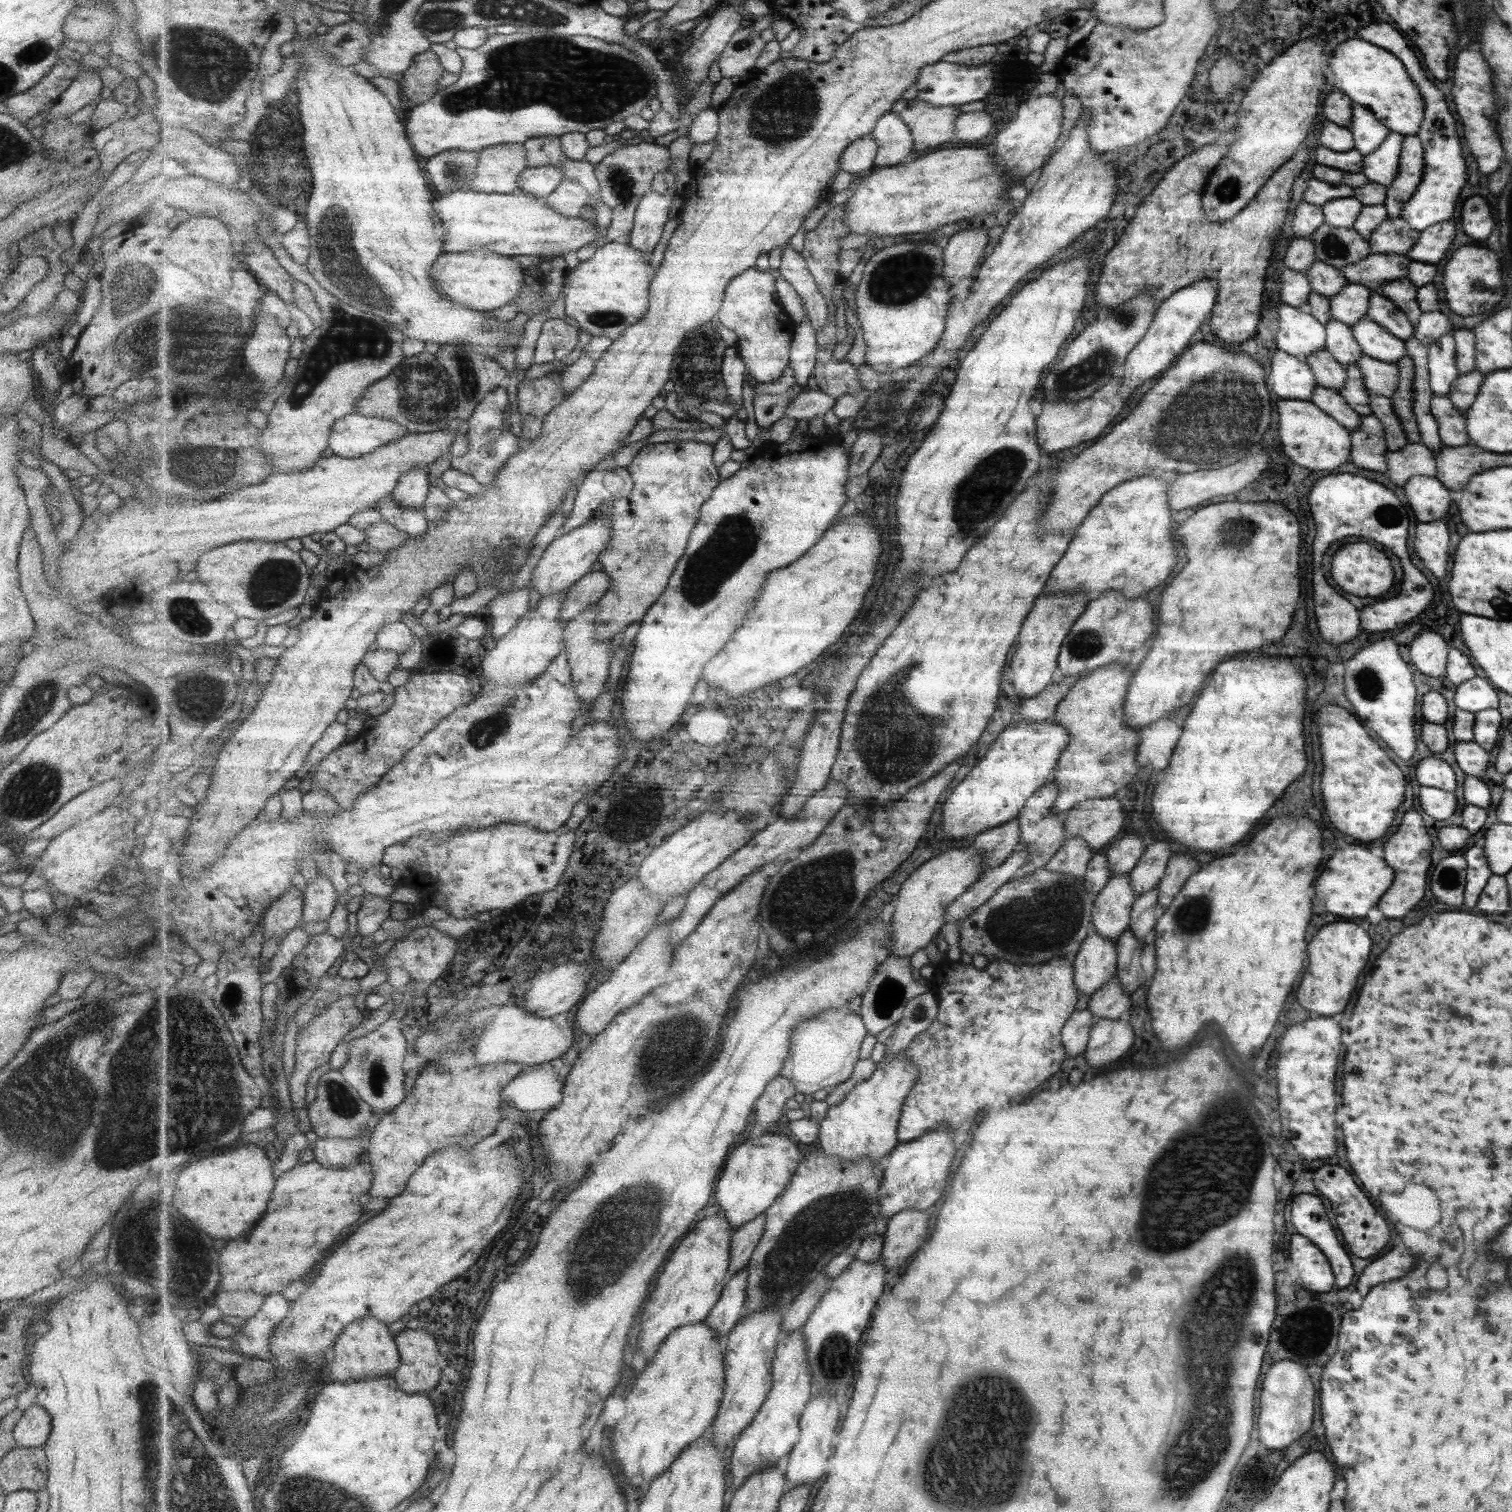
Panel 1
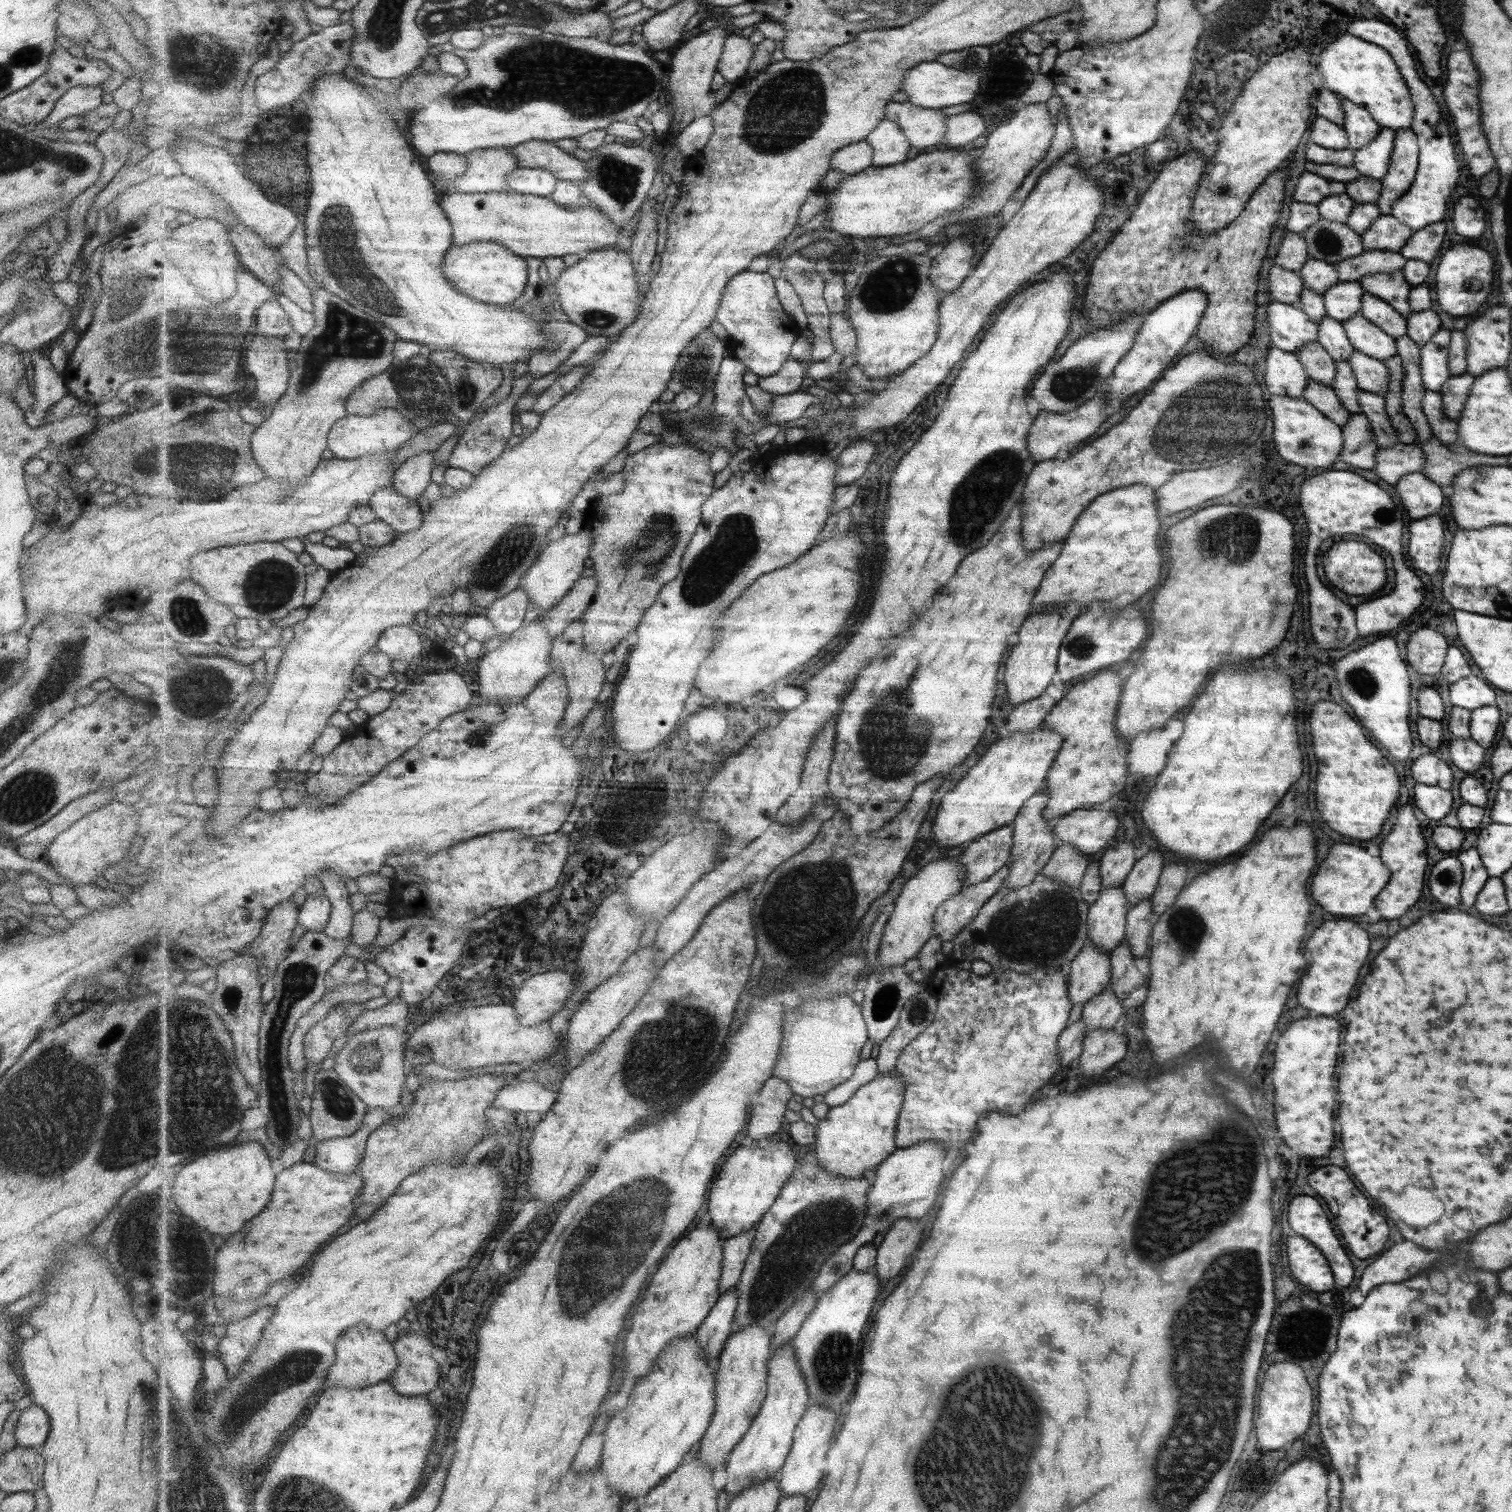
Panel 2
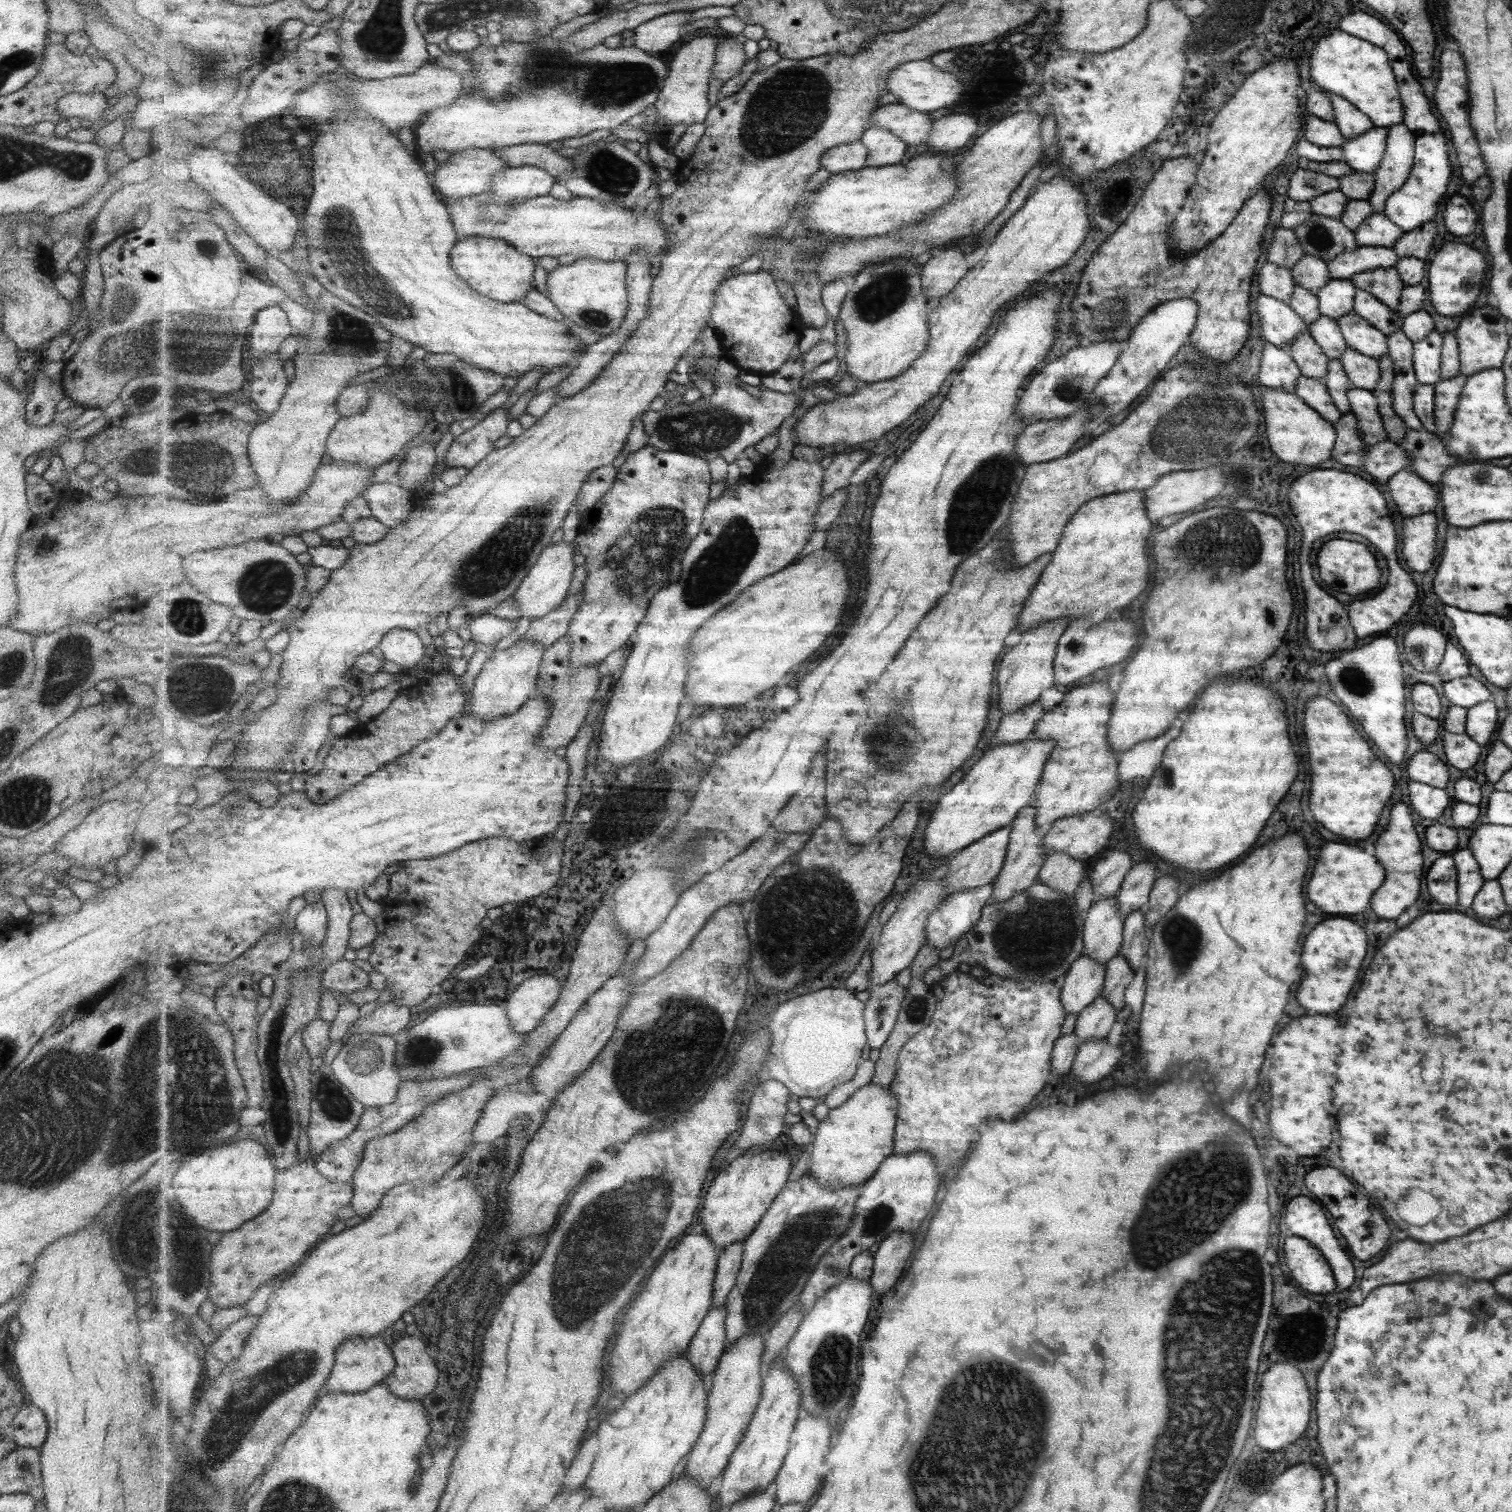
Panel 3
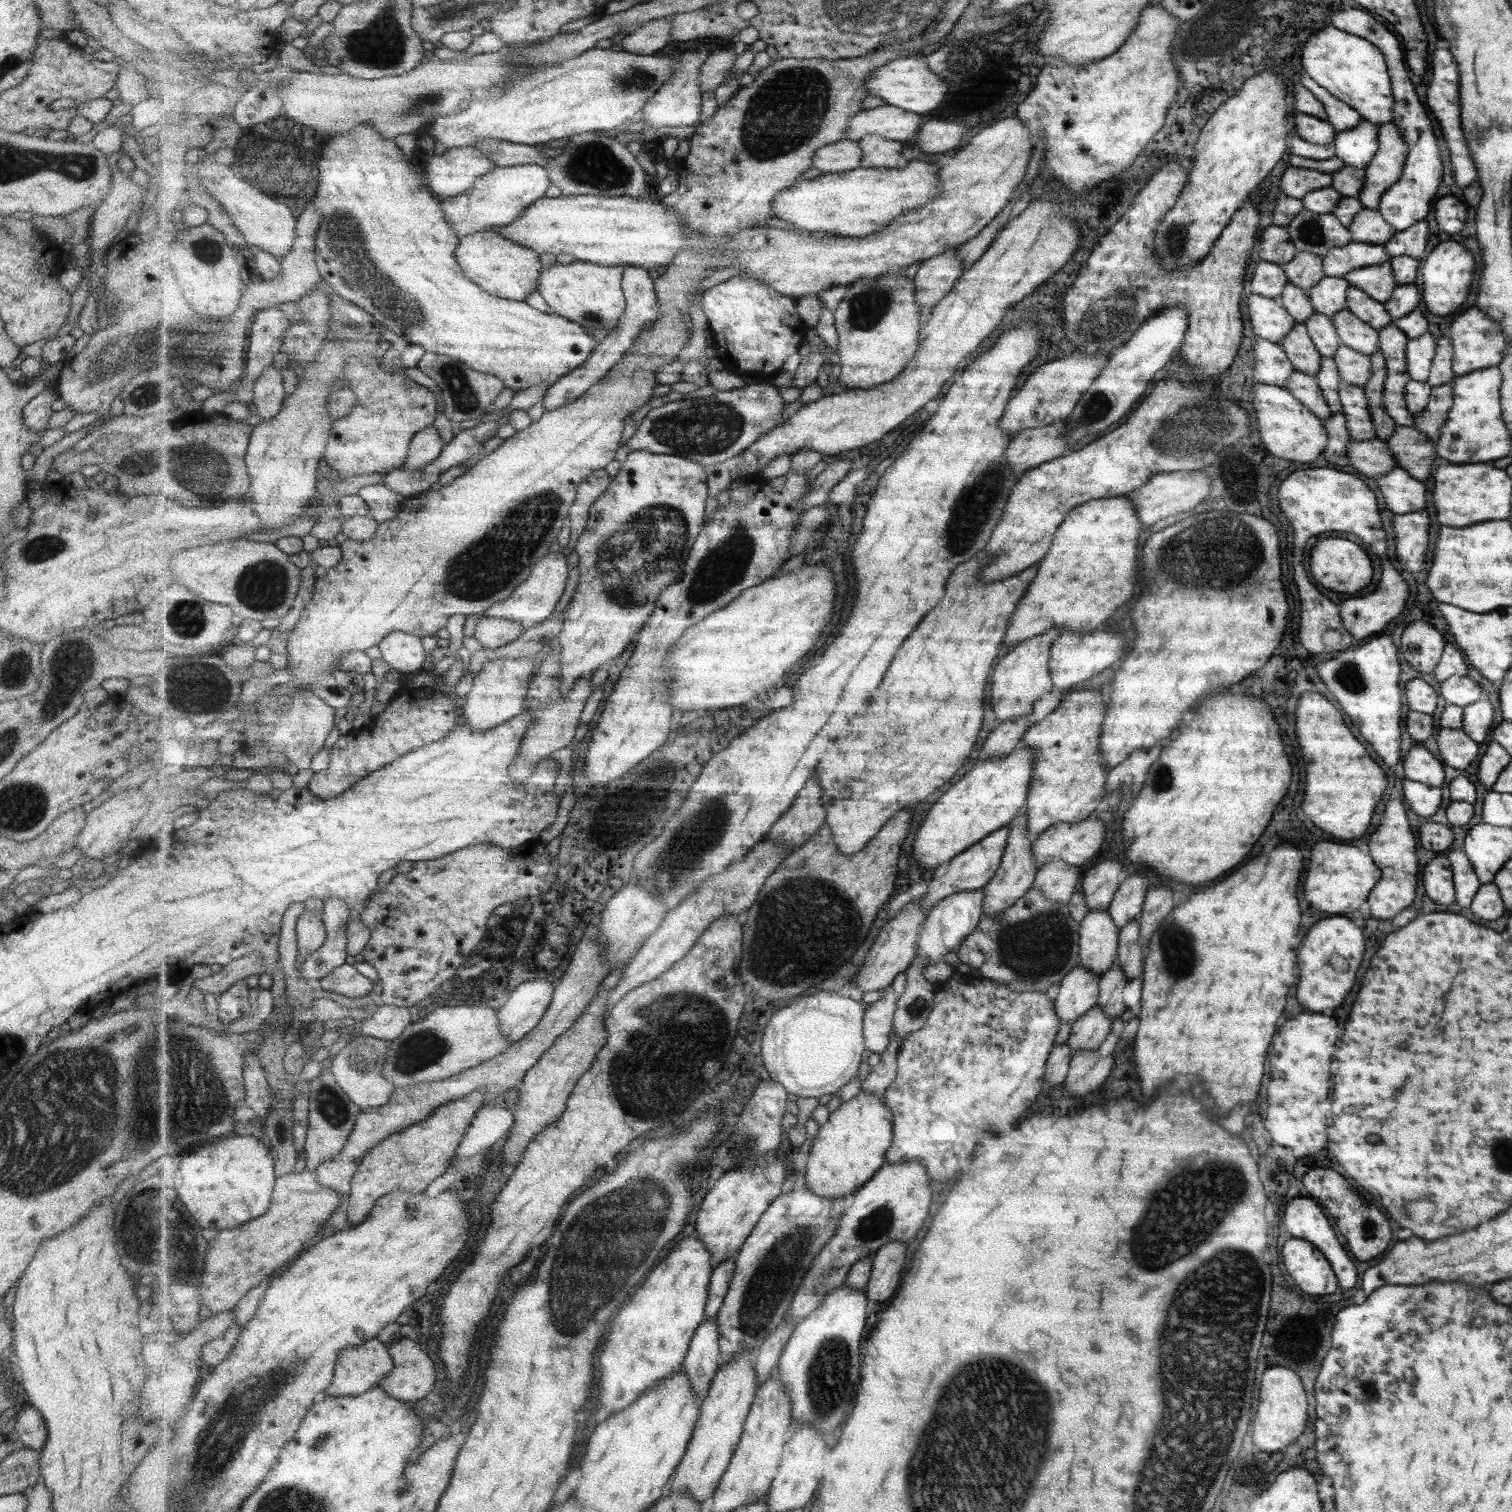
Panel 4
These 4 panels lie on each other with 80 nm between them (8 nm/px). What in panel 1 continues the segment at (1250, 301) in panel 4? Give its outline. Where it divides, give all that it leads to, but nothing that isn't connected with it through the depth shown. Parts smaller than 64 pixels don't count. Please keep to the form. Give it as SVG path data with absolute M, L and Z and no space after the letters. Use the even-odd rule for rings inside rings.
M1280 304L1276 348L1300 359L1325 349L1326 330L1311 313Z

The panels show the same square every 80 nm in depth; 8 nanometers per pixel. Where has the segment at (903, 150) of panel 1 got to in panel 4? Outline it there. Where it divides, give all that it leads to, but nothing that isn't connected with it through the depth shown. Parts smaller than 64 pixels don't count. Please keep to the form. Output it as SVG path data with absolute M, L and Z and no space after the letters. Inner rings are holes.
M870 134L860 140L863 150L861 167L892 169L901 168L903 165L904 142L885 138L883 135Z

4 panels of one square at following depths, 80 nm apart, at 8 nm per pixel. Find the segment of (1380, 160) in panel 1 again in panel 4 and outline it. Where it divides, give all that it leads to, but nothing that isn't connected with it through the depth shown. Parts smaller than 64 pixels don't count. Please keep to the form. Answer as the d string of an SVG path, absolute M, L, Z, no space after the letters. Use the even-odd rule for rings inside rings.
M1359 121L1359 125L1343 132L1336 131L1334 138L1335 157L1344 162L1344 166L1365 168L1376 151L1376 126Z

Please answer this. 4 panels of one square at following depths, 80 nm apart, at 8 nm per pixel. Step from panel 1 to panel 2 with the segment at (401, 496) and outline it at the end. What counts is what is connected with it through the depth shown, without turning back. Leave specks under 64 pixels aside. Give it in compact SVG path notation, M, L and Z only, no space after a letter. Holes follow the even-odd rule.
M424 451L417 456L407 458L396 469L394 487L407 498L417 501L432 483L433 464L435 460L431 451Z

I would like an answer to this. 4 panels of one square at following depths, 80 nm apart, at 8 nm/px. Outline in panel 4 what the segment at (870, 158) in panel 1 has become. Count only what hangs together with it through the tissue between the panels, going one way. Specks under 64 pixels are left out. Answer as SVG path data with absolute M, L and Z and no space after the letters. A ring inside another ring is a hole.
M846 138L820 148L814 156L814 168L823 174L855 170L861 167L863 153L860 141Z

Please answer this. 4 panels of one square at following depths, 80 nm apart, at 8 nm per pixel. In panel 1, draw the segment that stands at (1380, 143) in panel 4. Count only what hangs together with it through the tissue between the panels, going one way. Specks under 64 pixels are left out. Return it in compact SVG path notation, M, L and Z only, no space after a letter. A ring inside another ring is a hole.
M1415 134L1403 137L1396 177L1385 188L1383 206L1389 217L1400 217L1407 201L1414 197L1425 168L1425 147Z

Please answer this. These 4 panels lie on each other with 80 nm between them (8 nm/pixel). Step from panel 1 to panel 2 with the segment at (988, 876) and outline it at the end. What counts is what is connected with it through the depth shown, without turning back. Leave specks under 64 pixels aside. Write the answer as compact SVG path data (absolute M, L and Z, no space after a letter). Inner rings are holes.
M1003 865L987 880L964 886L961 893L942 903L936 913L935 933L945 942L952 941L956 934L963 930L963 926L977 914L979 907L998 891L1008 872L1009 867Z

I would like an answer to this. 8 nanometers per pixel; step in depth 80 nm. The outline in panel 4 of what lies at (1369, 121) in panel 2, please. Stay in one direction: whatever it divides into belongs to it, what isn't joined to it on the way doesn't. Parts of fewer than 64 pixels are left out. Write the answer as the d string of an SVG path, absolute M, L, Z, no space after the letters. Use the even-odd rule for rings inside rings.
M1300 72L1299 82L1301 86L1307 88L1311 94L1320 102L1325 110L1325 122L1329 123L1338 132L1355 128L1359 121L1363 120L1353 108L1343 104L1338 98L1333 98L1330 91L1319 88L1317 83L1307 77L1305 72Z

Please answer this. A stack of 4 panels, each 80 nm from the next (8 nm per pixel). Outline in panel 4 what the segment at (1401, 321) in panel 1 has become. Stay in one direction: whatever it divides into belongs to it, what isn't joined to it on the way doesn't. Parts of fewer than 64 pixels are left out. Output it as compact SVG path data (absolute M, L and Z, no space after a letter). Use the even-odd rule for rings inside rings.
M1350 287L1347 296L1347 310L1362 319L1364 323L1379 331L1388 324L1393 324L1392 316L1382 303L1372 299L1366 292Z

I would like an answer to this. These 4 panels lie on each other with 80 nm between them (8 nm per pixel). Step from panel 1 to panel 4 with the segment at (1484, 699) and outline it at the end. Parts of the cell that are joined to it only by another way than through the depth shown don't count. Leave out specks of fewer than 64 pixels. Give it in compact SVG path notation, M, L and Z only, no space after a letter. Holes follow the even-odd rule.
M1450 676L1440 682L1440 695L1446 704L1463 708L1485 697L1485 692L1474 681L1466 676Z

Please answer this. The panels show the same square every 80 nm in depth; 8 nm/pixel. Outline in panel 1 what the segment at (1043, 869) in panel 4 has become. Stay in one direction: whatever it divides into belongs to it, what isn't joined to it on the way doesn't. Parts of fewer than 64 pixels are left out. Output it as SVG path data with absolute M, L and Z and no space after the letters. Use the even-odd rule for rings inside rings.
M1069 837L1062 848L1042 867L1045 870L1067 873L1076 879L1083 879L1087 862L1093 850L1081 837Z

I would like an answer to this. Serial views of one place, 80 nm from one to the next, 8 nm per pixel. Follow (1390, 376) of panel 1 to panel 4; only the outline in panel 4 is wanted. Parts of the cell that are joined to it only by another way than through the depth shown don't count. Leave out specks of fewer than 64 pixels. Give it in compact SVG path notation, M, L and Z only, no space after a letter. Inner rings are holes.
M1340 344L1332 359L1344 385L1362 387L1371 378L1371 361L1368 356Z

